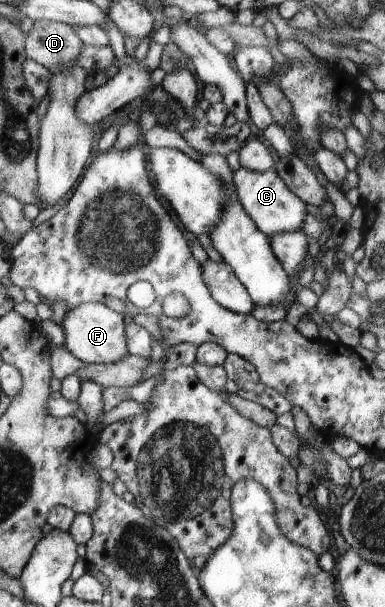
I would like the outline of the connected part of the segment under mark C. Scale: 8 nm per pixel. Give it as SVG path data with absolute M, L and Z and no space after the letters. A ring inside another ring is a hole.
M241 167L233 173L233 184L242 207L264 235L302 230L306 204L288 189L274 168L259 172Z

